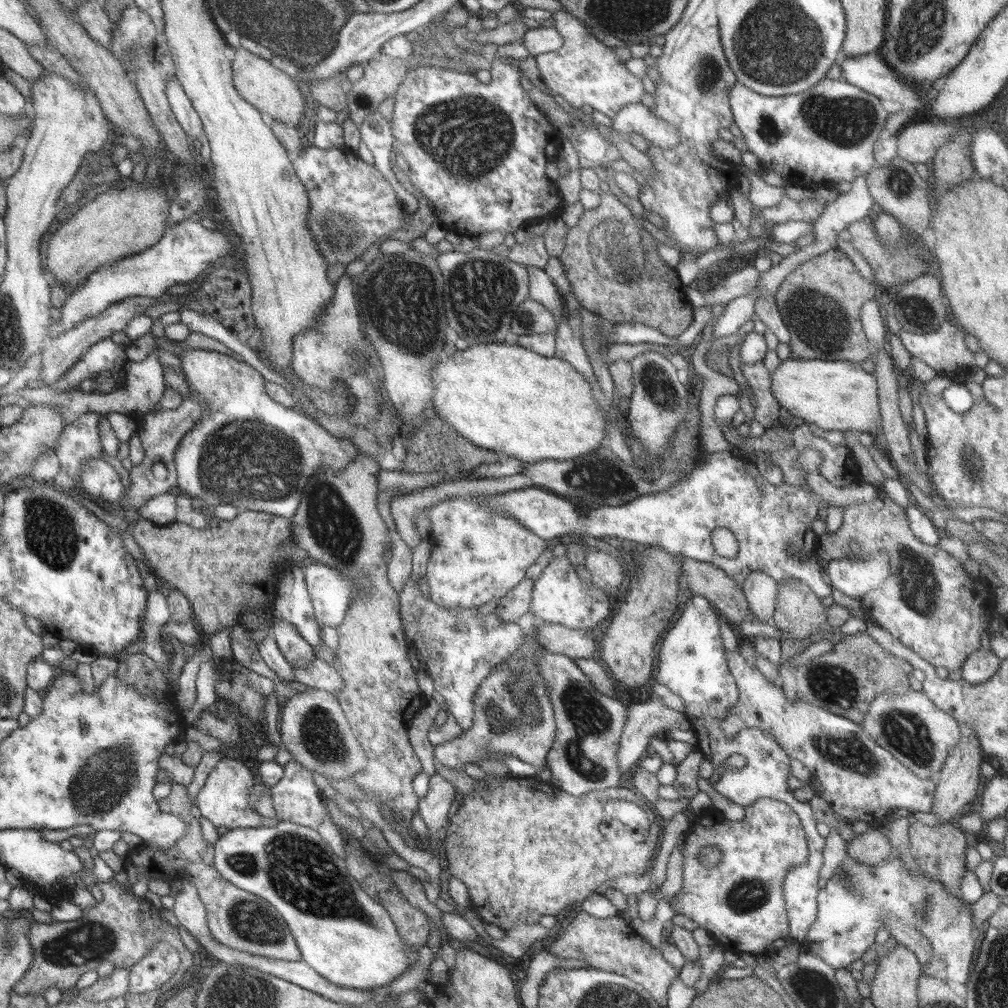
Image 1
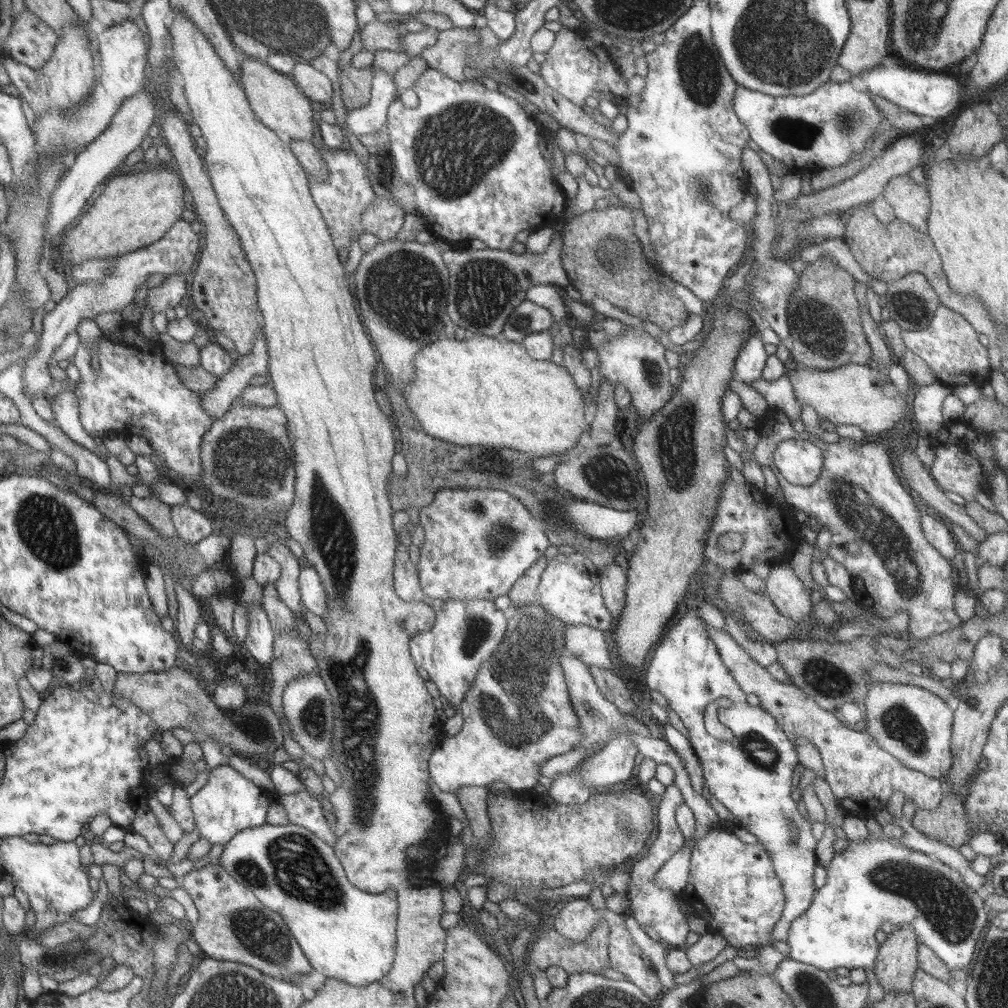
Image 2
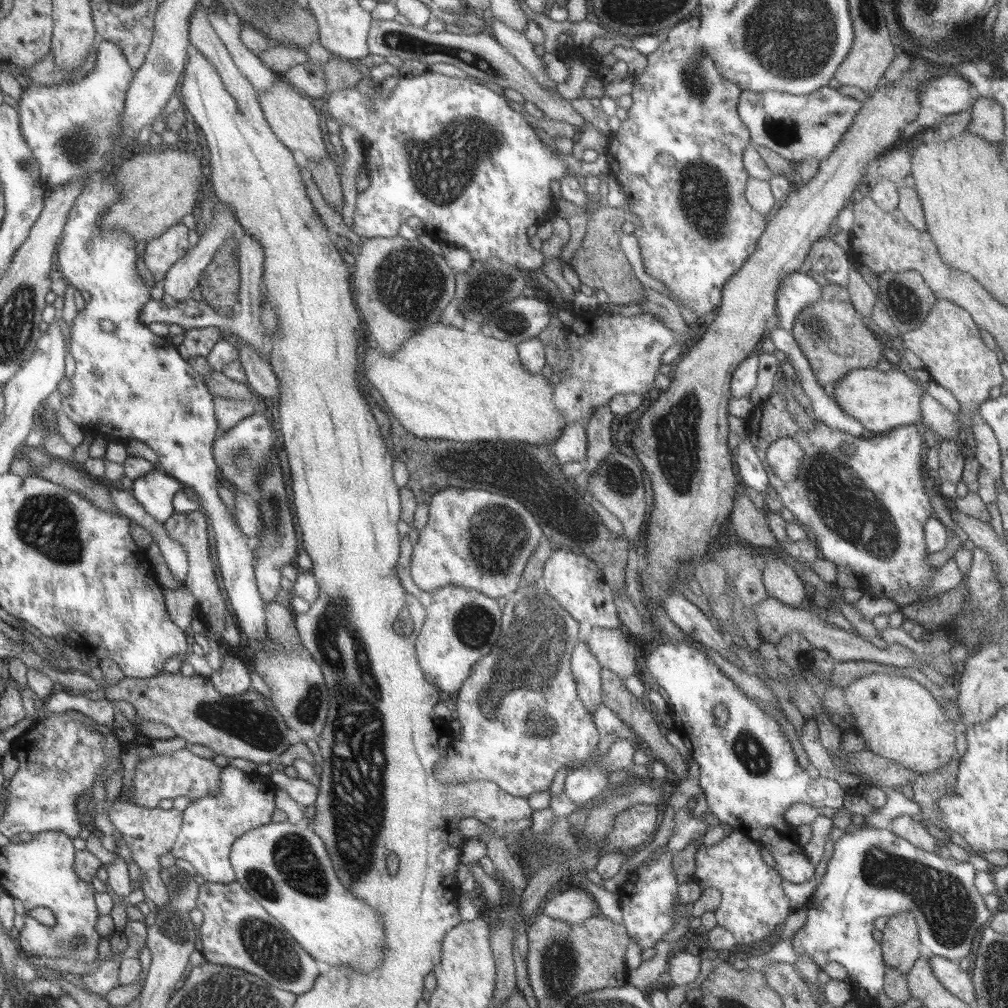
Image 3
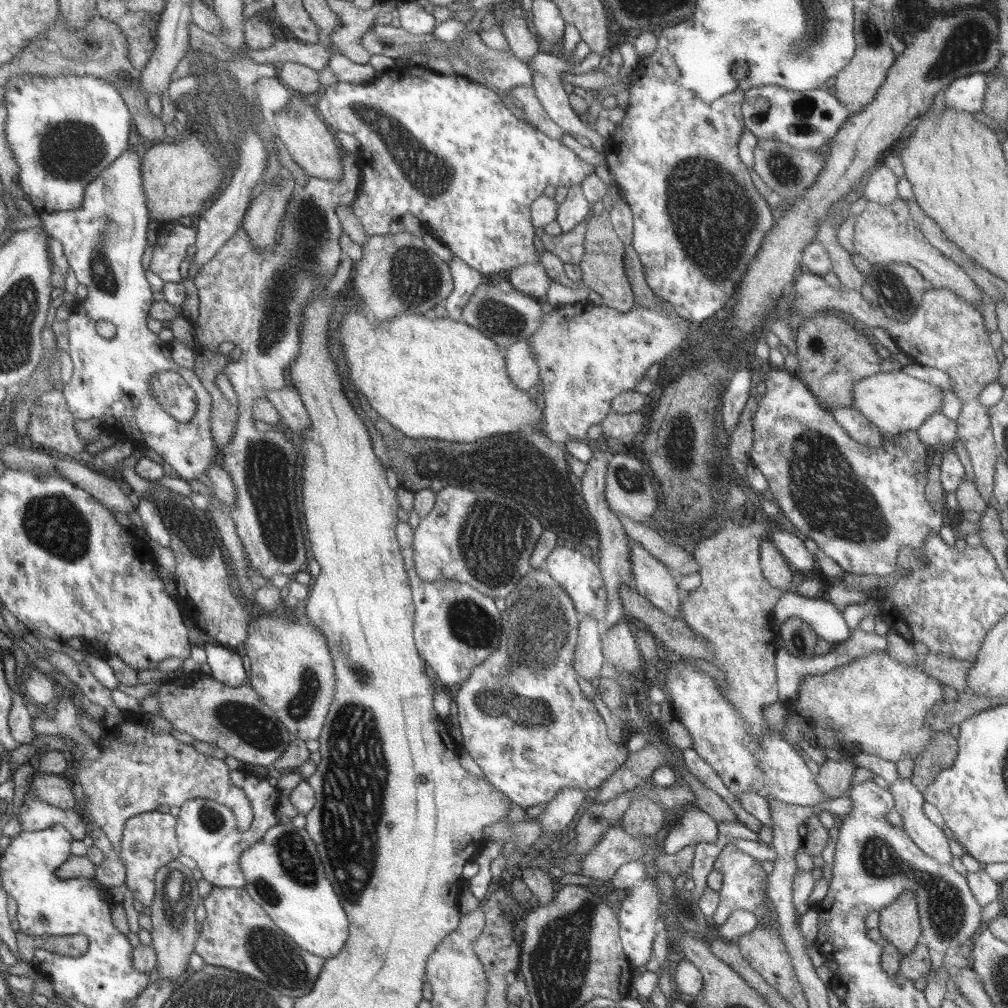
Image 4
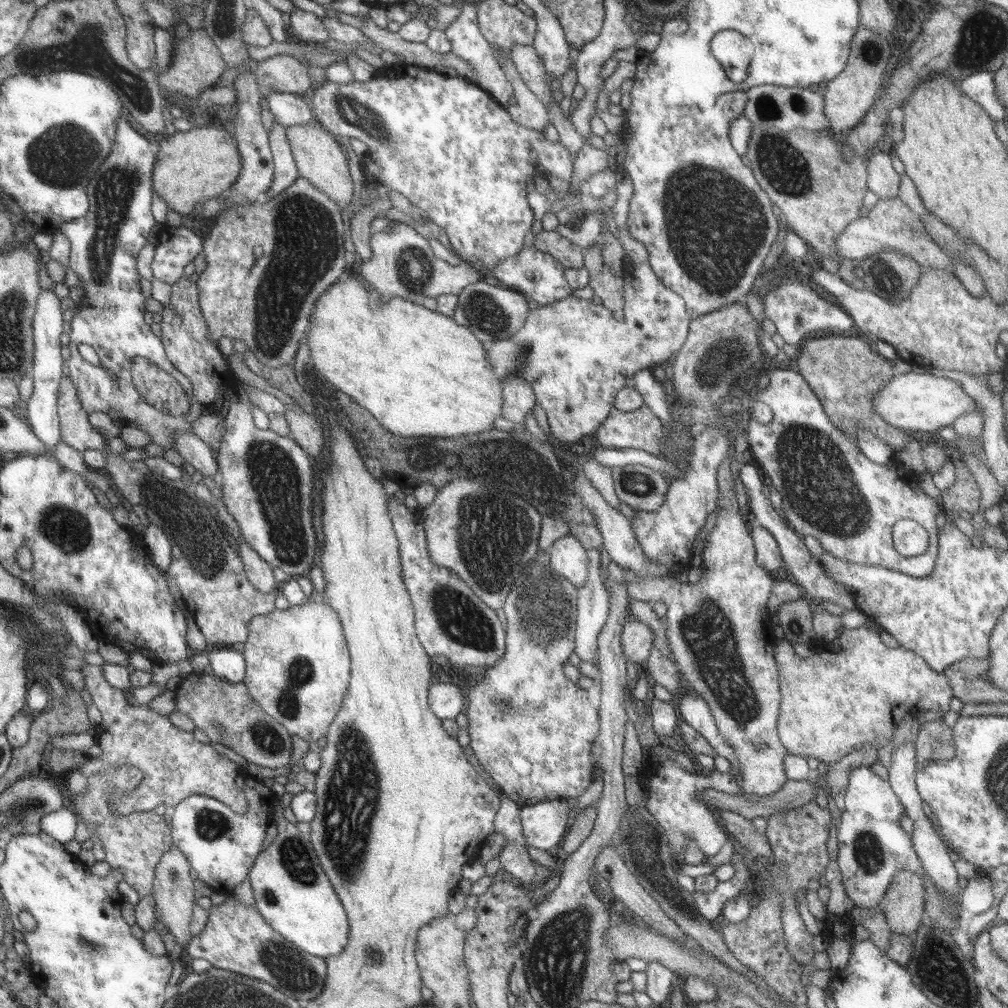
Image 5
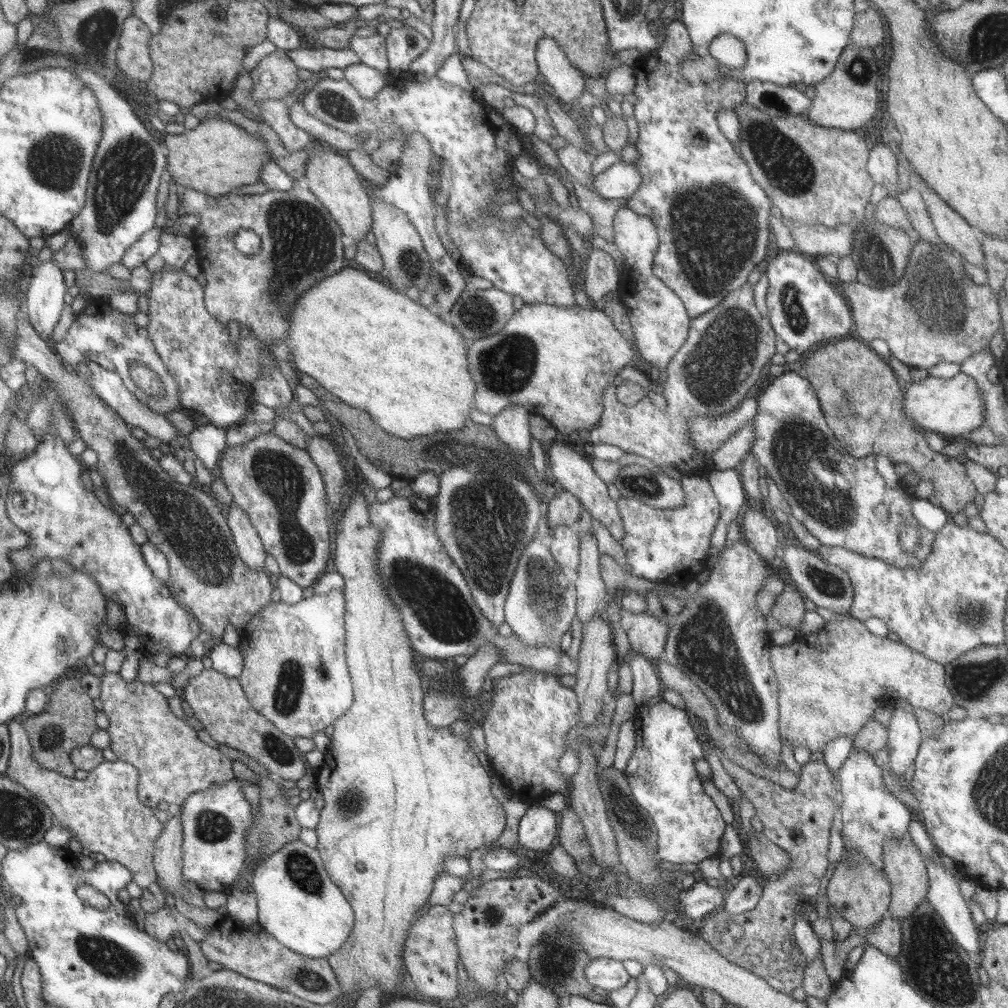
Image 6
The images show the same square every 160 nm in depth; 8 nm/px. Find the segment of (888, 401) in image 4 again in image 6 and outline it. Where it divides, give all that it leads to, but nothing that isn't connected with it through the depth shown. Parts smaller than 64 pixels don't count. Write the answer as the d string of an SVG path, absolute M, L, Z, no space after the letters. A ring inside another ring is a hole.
M967 371L950 379L928 376L916 383L903 383L903 386L903 410L912 424L923 432L931 430L941 435L968 436L968 433L981 426L985 420L984 401L980 396L978 383Z

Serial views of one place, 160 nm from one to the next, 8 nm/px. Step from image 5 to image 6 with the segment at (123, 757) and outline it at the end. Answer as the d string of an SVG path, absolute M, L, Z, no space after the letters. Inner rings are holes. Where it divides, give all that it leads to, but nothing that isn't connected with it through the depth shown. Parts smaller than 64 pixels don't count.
M106 671L101 676L99 698L110 722L109 747L118 761L140 769L140 797L149 808L157 808L162 801L180 808L191 795L210 791L212 785L229 783L235 778L231 757L196 738L194 727L170 712L166 698L154 686L142 684L139 679L126 681L119 672Z

